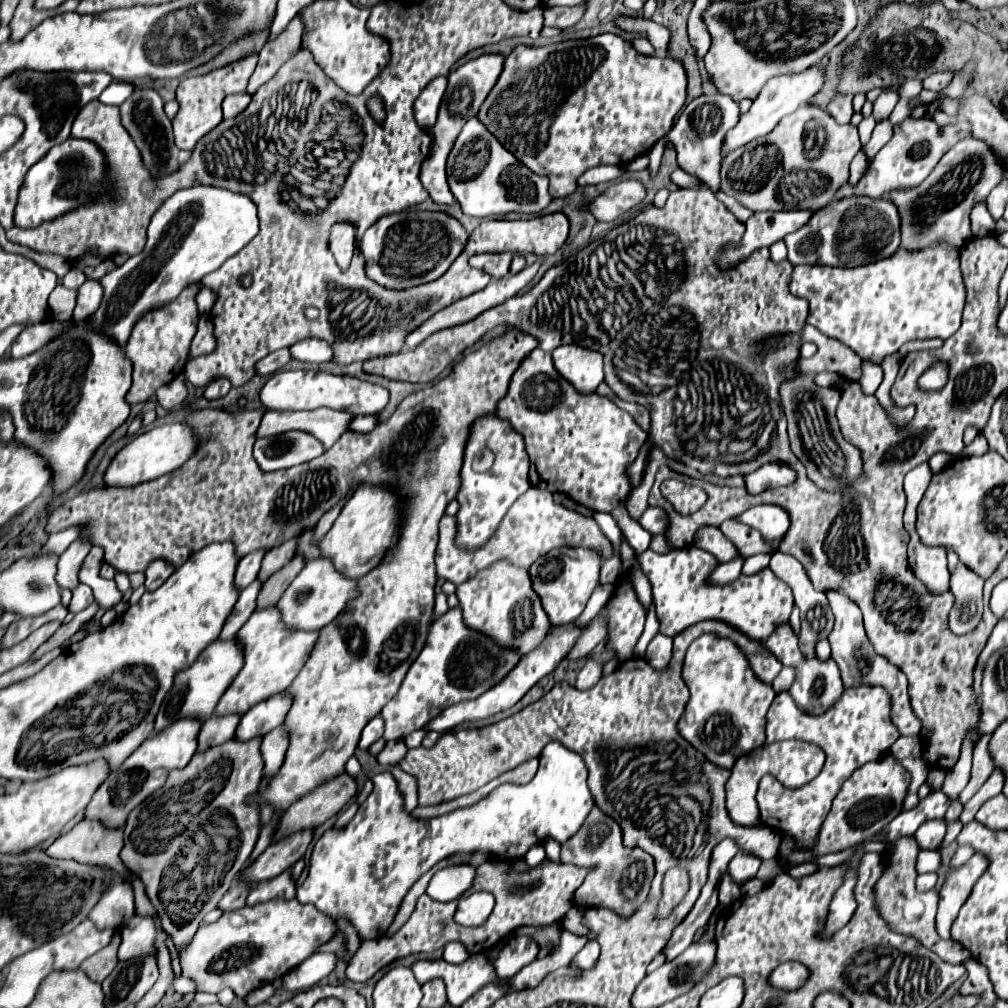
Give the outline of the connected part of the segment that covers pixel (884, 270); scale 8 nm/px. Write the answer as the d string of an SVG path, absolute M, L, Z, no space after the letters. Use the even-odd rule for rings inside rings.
M930 245L930 249L920 249L920 253L910 253L910 249L898 249L892 257L886 257L882 261L874 261L874 263L868 263L868 265L862 265L854 267L854 269L842 269L842 267L824 267L824 265L798 265L794 267L794 275L792 275L792 283L790 283L790 291L796 295L796 297L802 297L808 301L810 305L810 313L808 313L808 323L814 325L816 329L820 329L826 337L830 339L838 339L842 341L846 347L850 347L854 353L858 353L858 357L862 361L870 361L874 365L880 365L884 361L884 357L896 353L904 343L908 341L914 341L914 339L934 339L934 337L940 337L940 339L948 339L952 337L958 329L960 329L960 323L962 323L962 307L964 307L964 281L962 281L962 275L960 275L960 261L958 261L958 249L950 249L950 245Z

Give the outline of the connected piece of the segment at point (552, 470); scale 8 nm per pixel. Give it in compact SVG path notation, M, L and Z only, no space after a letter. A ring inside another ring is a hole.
M534 349L518 367L510 381L510 389L506 397L498 403L496 415L508 421L526 443L526 453L530 457L530 477L536 487L550 489L552 493L564 493L574 501L592 507L596 511L610 513L618 505L622 505L632 489L628 467L636 461L642 445L646 443L646 433L642 433L640 425L622 411L610 399L598 393L580 393L576 391L552 365L552 355L542 349Z

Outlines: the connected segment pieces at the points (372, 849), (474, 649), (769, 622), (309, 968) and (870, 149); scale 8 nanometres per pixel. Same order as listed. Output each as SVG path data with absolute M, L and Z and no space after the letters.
M558 741L548 743L540 753L540 767L536 777L528 785L500 785L494 789L488 797L478 801L472 807L456 809L452 813L430 817L430 819L416 819L410 813L404 811L404 801L398 791L398 783L392 777L390 771L378 773L374 777L374 791L368 795L368 799L360 805L358 813L350 821L346 829L328 829L322 839L314 845L312 857L310 857L310 873L306 881L298 887L296 899L300 903L312 903L318 907L324 915L338 917L346 915L352 925L358 931L358 937L362 941L366 939L378 939L386 933L390 923L394 921L400 903L408 889L438 861L446 859L448 855L454 855L458 851L488 851L496 859L506 857L518 857L522 859L524 853L532 847L542 843L546 837L554 837L558 843L568 841L580 827L590 809L594 807L590 789L586 785L586 765L582 757Z
M460 607L448 609L432 623L426 647L410 667L394 699L380 713L386 723L384 739L404 739L412 731L422 729L430 719L442 713L442 709L464 699L480 697L490 687L500 683L518 665L520 659L522 653L518 653L518 649L502 647L488 635L466 627Z
M696 545L664 555L648 549L638 557L638 561L652 585L656 617L660 623L658 633L662 635L674 637L694 623L718 619L732 625L752 641L762 643L766 637L770 637L770 633L774 633L774 629L786 625L790 619L794 607L792 589L784 581L776 579L770 569L754 575L740 575L730 585L712 585L708 577L718 567L718 559L704 549L698 549Z
M316 953L308 957L302 965L298 965L296 969L292 969L282 977L282 989L302 991L316 985L336 969L336 961L338 957L334 953Z
M888 121L878 123L878 125L874 127L874 133L872 133L870 143L868 143L868 145L864 145L864 151L866 151L868 159L872 159L872 157L874 157L874 153L878 153L878 151L880 151L880 147L882 147L890 137L892 137L892 125L890 125Z

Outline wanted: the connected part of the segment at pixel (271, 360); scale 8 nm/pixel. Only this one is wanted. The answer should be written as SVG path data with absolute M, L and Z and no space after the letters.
M288 348L274 351L256 363L258 375L272 375L272 373L276 373L278 369L282 369L291 359L292 357Z

